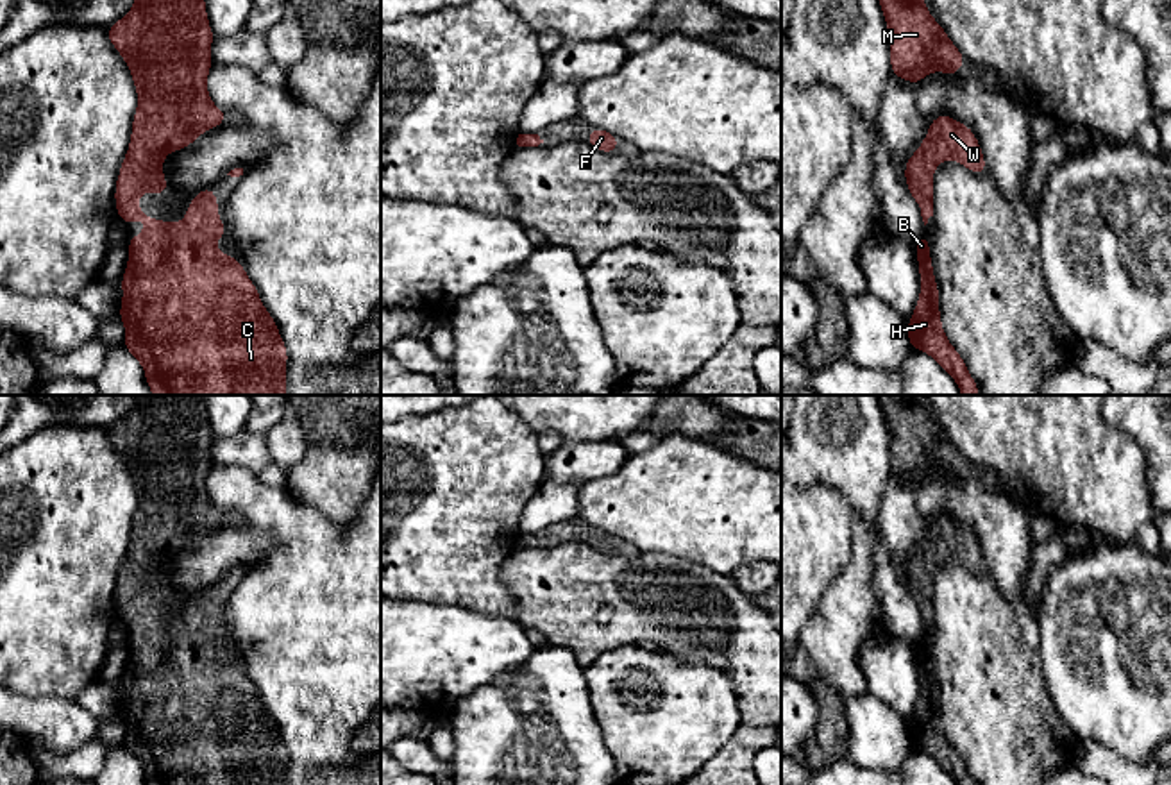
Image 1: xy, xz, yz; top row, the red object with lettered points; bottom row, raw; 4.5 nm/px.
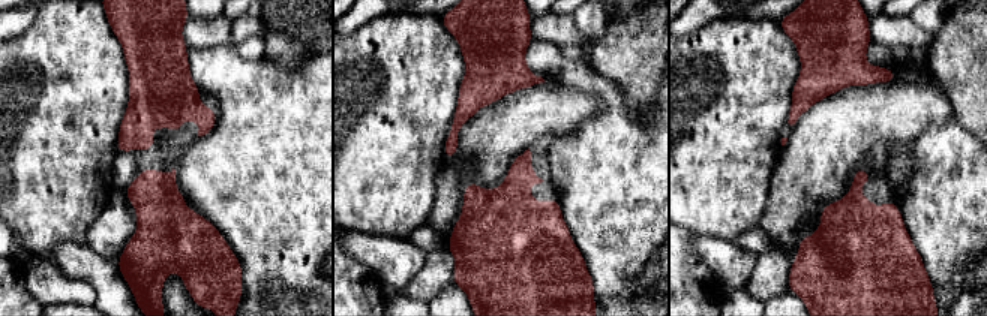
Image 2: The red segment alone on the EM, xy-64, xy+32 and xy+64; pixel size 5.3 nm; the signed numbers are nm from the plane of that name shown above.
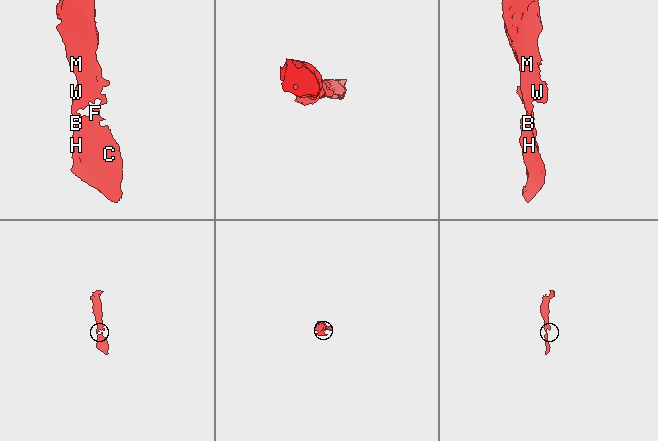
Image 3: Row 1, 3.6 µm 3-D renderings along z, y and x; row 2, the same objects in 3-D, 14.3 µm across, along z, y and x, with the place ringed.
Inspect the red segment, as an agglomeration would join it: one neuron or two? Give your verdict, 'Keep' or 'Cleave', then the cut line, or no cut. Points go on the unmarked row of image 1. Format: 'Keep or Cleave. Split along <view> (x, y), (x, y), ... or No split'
Keep. No split

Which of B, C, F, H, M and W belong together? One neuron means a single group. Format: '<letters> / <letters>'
B C F H M W

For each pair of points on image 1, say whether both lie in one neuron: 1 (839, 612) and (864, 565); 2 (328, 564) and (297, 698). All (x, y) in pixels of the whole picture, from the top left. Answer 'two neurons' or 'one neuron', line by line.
1: one neuron
2: one neuron

